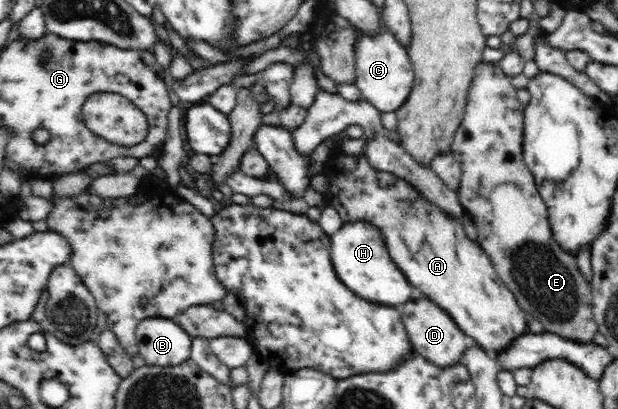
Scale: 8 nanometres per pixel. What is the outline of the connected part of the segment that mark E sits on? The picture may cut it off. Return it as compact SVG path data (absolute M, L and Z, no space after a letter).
M498 62L479 64L468 92L463 118L451 145L451 151L462 172L458 199L465 208L466 215L472 217L476 226L477 243L490 257L494 270L515 296L527 317L539 320L544 330L549 333L581 344L589 344L593 342L593 336L598 331L591 307L592 289L577 268L576 256L569 255L553 240L547 205L535 185L533 173L523 160L524 105L516 96L517 89L513 86L511 77L504 73Z

